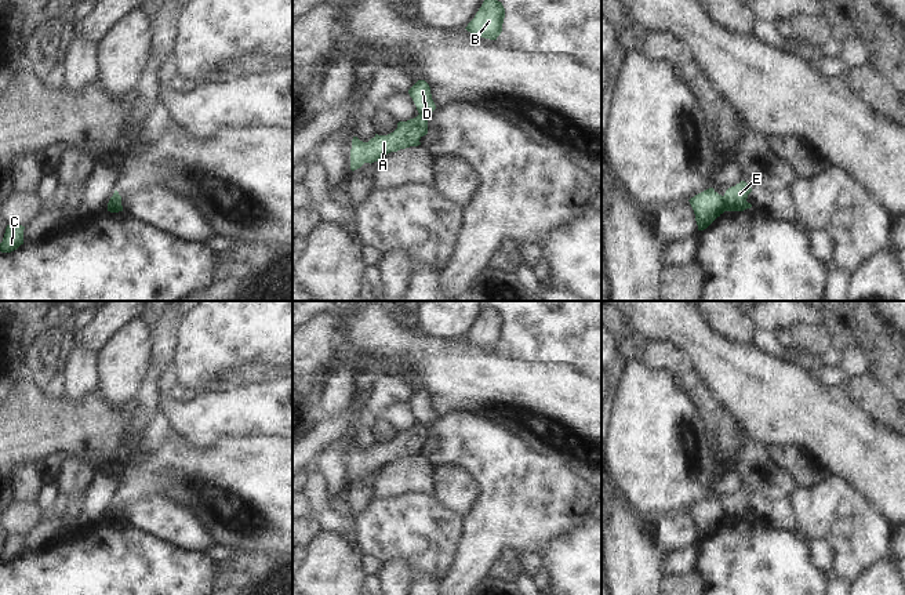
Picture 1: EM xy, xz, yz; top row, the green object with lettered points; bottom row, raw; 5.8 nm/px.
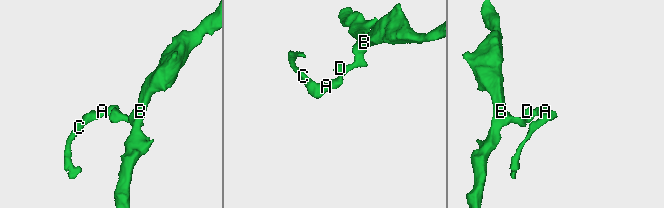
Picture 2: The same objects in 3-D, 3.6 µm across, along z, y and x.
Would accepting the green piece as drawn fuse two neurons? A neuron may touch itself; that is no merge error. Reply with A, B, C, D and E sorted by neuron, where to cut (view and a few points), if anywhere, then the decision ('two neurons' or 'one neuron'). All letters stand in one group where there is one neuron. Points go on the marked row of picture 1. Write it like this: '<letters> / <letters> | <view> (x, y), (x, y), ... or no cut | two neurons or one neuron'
A C E / B D | yz (722, 196), (726, 210) | two neurons

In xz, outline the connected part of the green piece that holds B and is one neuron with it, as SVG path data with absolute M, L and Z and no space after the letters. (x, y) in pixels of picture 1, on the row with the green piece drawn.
M484 0L475 18L465 28L480 37L497 40L502 32L505 8L498 0Z

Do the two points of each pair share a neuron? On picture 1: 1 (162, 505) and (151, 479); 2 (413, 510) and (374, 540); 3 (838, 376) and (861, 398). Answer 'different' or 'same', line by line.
1: different
2: same
3: different

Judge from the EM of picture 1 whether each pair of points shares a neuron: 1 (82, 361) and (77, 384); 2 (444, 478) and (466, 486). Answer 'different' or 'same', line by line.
1: same
2: same

